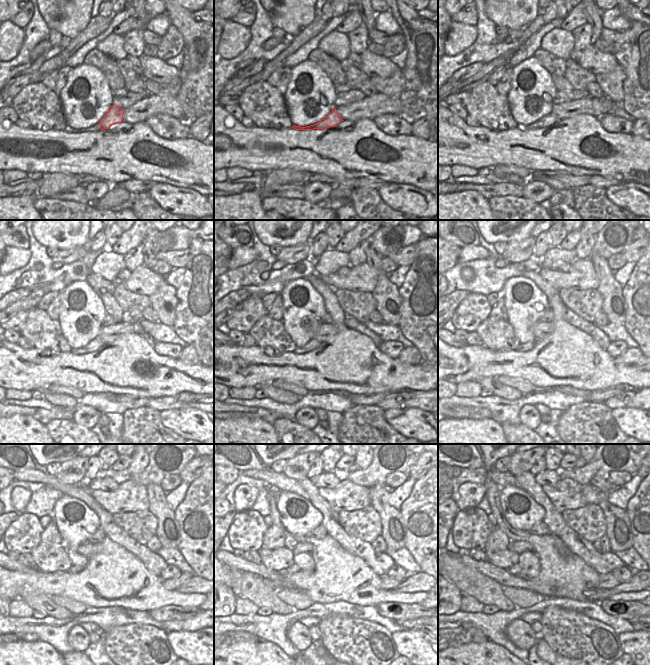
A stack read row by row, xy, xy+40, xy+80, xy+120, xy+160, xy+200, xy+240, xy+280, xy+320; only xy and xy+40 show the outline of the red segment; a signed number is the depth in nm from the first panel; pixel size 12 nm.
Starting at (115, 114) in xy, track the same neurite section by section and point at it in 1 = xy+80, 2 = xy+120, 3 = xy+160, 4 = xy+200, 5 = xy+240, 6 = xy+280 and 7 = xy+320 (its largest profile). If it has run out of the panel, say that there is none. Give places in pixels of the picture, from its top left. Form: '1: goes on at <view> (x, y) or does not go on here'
1: goes on at xy+80 (548, 120)
2: goes on at xy+120 (95, 344)
3: goes on at xy+160 (312, 344)
4: goes on at xy+200 (528, 346)
5: goes on at xy+240 (73, 569)
6: goes on at xy+280 (294, 568)
7: goes on at xy+320 (515, 569)

